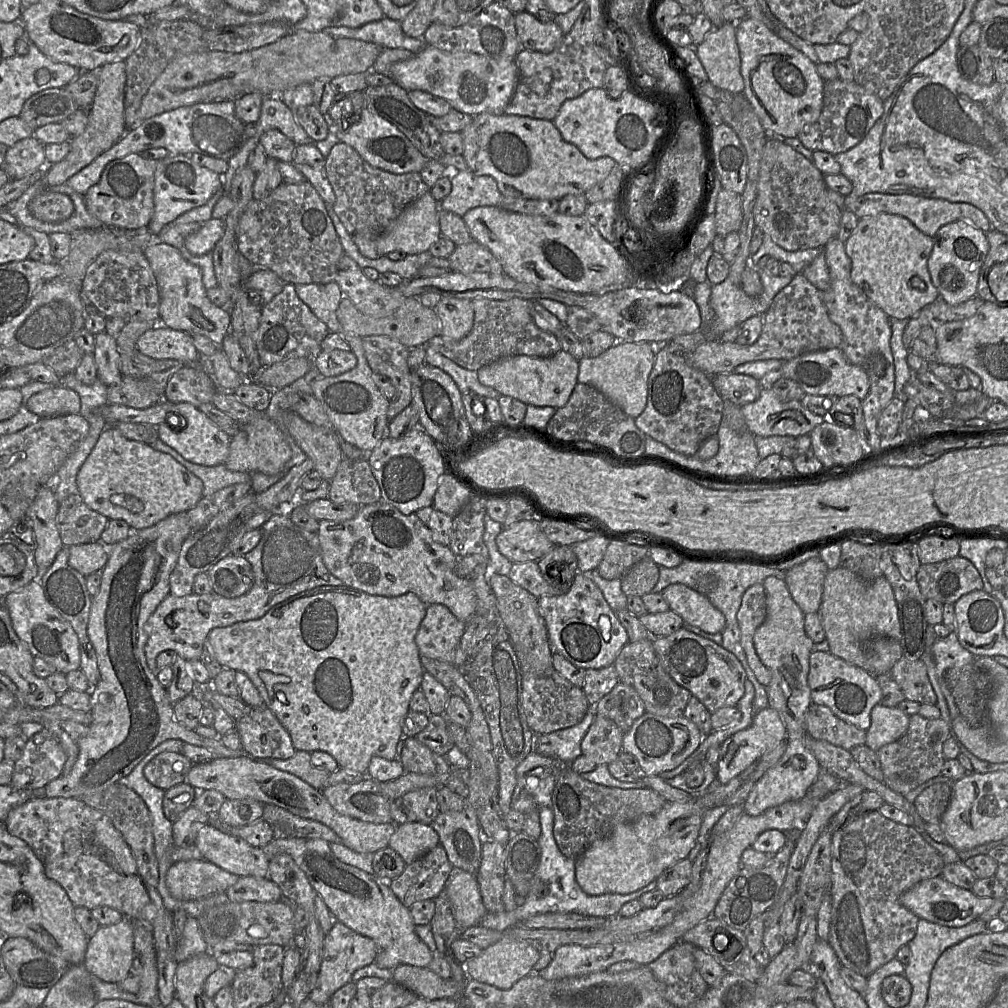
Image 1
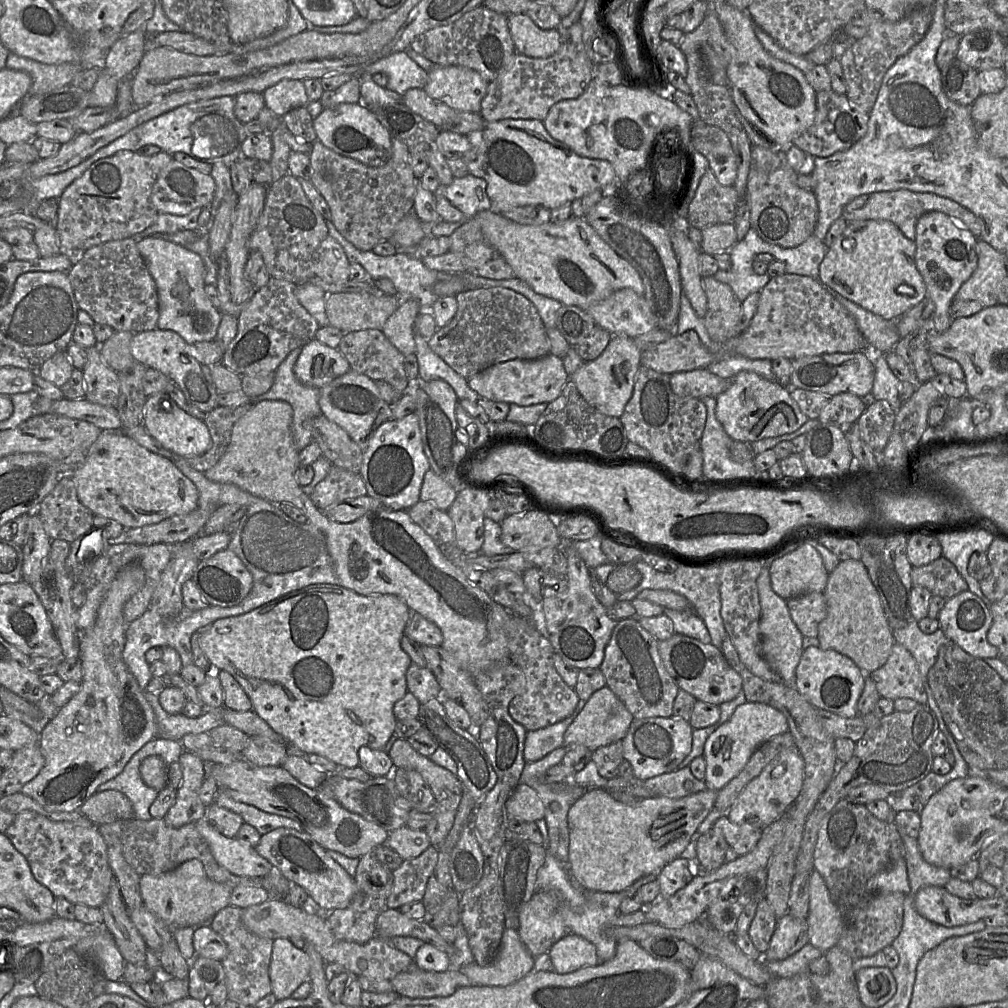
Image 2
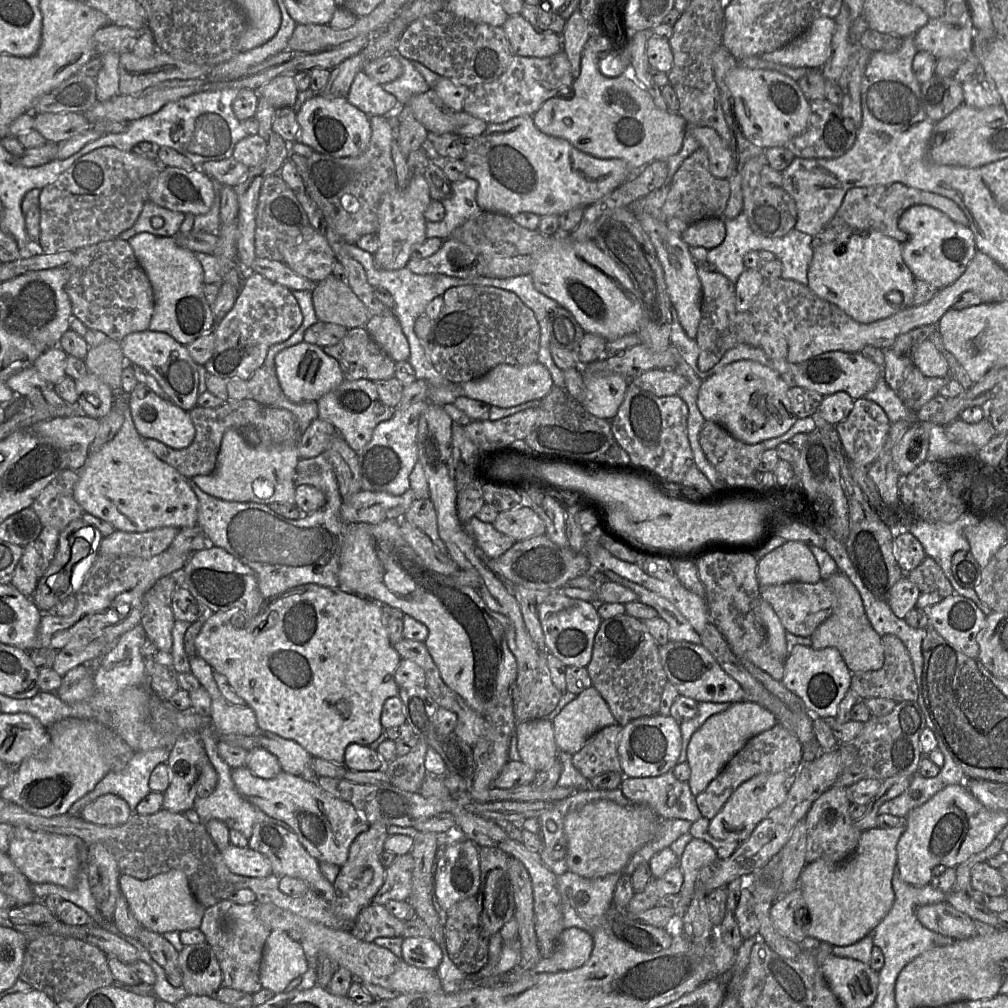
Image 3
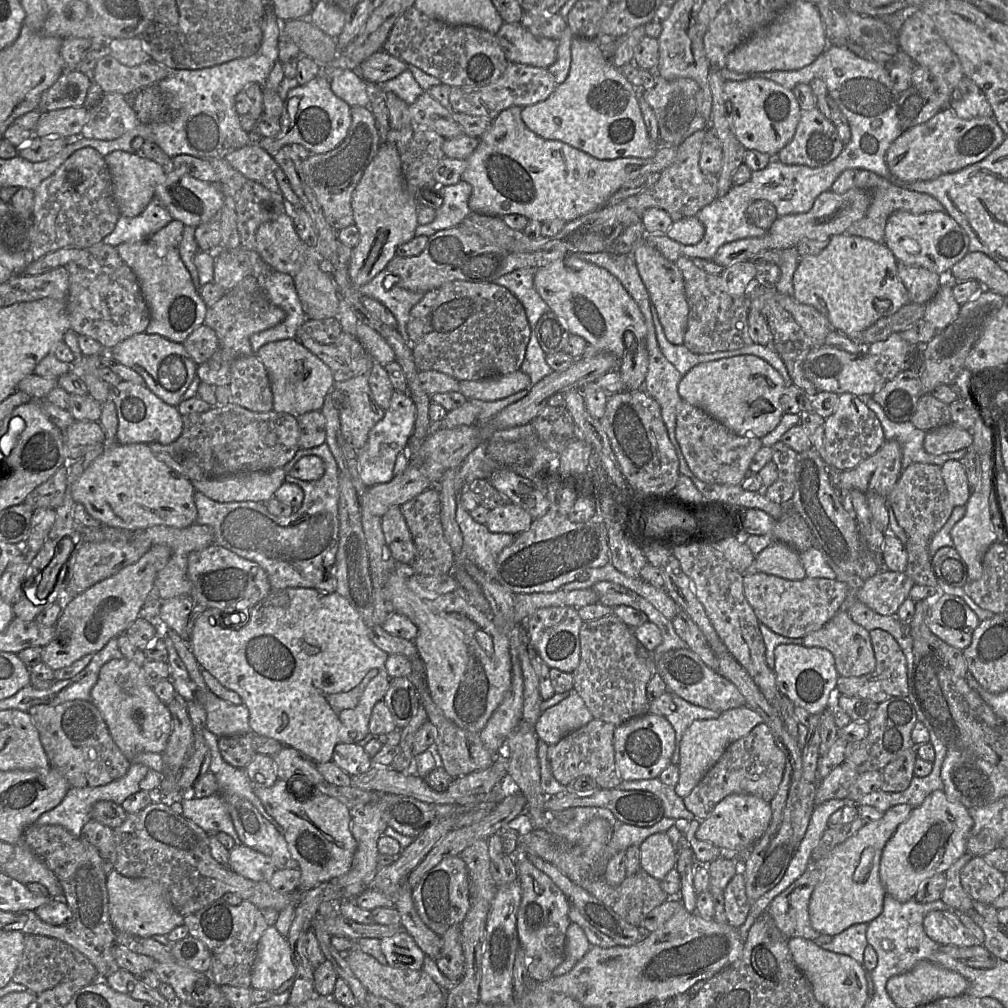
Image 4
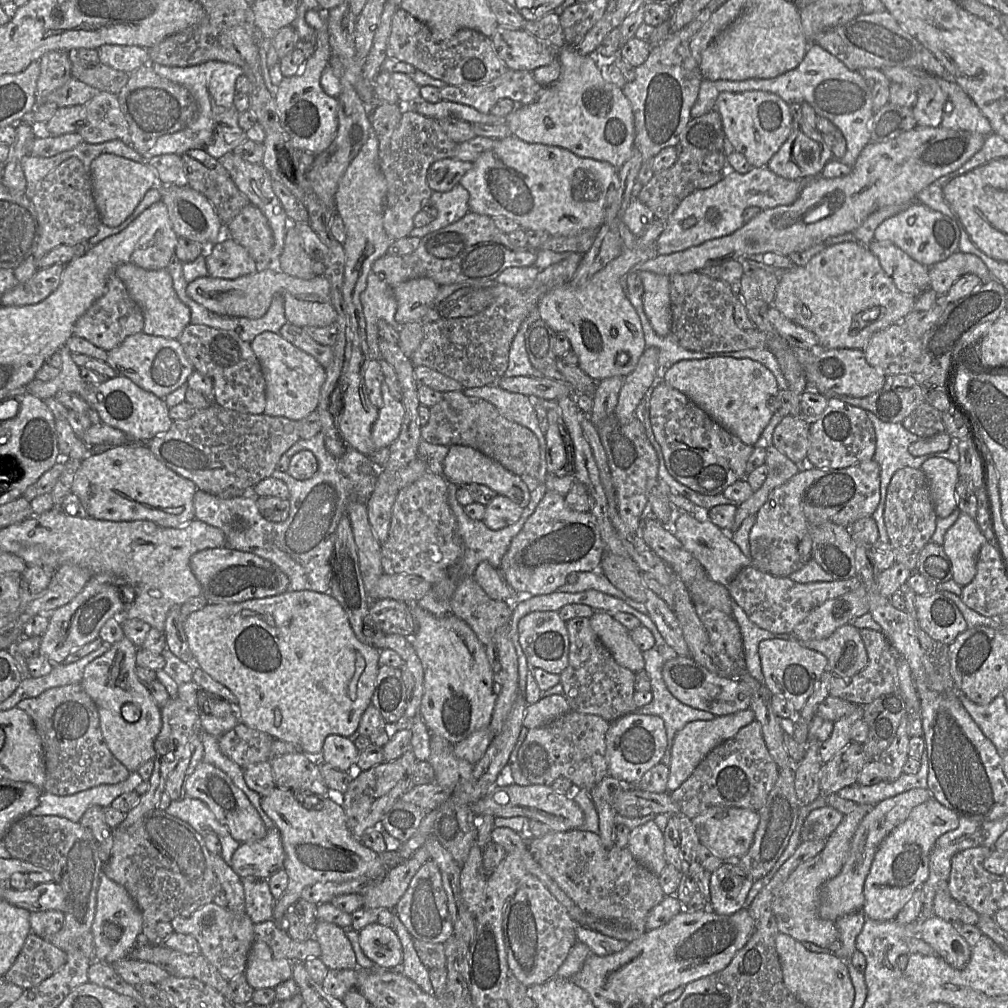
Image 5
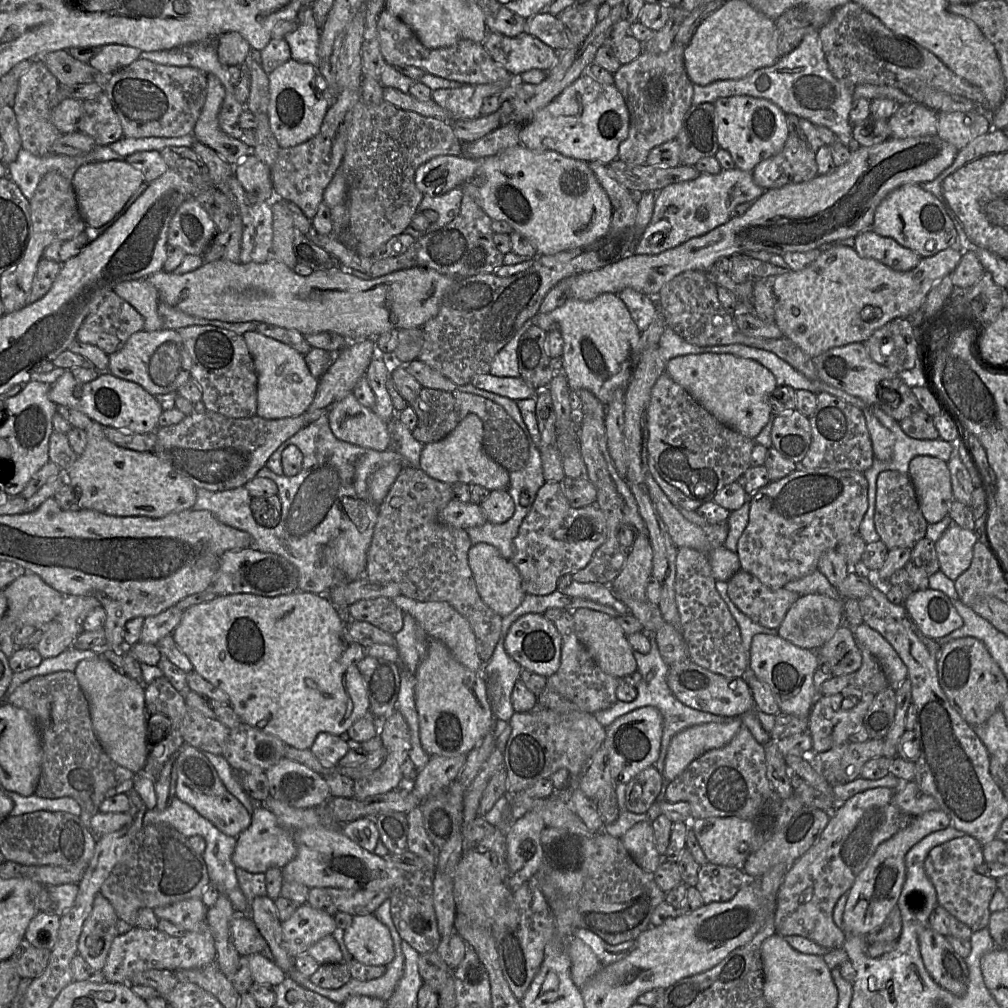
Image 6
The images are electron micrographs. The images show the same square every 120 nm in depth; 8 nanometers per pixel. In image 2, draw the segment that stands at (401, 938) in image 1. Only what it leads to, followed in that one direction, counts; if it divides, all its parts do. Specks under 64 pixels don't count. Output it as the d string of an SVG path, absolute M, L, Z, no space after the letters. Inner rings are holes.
M290 828L274 829L261 836L255 850L288 880L300 885L325 913L348 907L356 895L353 876L304 831Z

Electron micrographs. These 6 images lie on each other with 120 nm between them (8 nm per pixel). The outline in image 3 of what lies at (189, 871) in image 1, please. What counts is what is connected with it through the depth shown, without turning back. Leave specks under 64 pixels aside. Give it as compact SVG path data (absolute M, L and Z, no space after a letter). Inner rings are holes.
M172 869L146 880L121 874L119 888L134 917L148 930L164 934L170 931L199 929L201 925L205 907L195 899L187 876L182 870Z

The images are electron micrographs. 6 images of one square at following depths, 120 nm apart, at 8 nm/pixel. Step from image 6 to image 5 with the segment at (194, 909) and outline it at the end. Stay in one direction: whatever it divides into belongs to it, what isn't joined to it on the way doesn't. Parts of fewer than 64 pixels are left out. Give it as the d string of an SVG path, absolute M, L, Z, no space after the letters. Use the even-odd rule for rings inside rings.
M213 902L197 909L190 916L175 917L171 921L175 932L190 934L196 938L200 951L227 981L238 974L245 973L248 954L255 942L255 923L245 913L234 915L227 907Z

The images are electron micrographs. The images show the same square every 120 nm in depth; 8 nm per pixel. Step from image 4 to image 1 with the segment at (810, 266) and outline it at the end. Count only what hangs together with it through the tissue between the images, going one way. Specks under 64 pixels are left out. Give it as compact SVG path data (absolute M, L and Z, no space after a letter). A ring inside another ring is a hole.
M880 213L859 219L856 229L844 243L846 254L851 260L851 280L891 319L910 319L939 298L927 266L934 246L934 237L918 230L907 218Z

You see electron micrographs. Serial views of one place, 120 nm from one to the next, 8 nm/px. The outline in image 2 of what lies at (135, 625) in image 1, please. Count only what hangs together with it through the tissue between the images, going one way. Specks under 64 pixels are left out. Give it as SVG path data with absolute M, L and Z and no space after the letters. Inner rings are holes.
M131 563L125 566L118 572L113 580L110 589L107 591L97 613L96 620L93 626L87 631L81 634L80 641L80 660L82 663L83 678L81 681L81 688L79 692L73 696L69 702L61 707L55 716L48 722L46 727L40 734L39 747L45 758L45 765L38 773L38 775L31 781L26 783L20 793L29 796L35 800L38 804L43 806L48 811L60 811L60 812L72 812L77 811L83 805L83 803L89 799L92 795L97 793L97 789L101 784L115 778L119 775L132 758L132 756L139 751L145 744L157 737L157 722L155 713L152 706L148 702L145 696L145 689L141 688L135 676L131 673L128 666L123 660L123 650L126 642L126 628L127 623L124 620L123 609L125 604L135 595L145 583L145 571L138 563Z

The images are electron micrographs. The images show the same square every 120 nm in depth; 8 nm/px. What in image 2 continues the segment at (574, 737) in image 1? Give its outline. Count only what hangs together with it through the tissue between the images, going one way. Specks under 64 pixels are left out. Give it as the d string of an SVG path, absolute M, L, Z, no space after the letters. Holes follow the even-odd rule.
M579 699L575 711L569 717L542 729L527 731L524 745L525 761L538 761L553 750L564 747L565 731L582 710L584 705L585 702Z

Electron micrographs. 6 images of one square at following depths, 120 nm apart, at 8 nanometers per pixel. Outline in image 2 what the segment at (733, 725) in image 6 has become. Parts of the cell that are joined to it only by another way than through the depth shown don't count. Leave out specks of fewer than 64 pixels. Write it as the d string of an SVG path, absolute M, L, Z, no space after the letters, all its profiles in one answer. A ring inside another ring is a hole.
M746 702L739 705L731 717L720 725L705 742L703 757L706 761L706 775L704 782L707 789L718 791L723 788L742 771L760 745L787 731L787 720L778 709L758 702Z

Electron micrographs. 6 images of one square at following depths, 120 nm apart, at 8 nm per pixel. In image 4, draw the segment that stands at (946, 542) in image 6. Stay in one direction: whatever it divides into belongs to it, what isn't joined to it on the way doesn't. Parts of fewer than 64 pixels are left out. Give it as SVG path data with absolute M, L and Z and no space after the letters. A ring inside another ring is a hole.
M980 455L982 463L982 471L980 482L975 488L966 503L966 512L964 517L958 521L951 529L951 538L953 547L965 561L968 570L969 581L980 579L983 572L983 557L988 548L997 542L997 534L992 523L990 511L991 494L995 498L995 475L992 461L989 460L989 455Z

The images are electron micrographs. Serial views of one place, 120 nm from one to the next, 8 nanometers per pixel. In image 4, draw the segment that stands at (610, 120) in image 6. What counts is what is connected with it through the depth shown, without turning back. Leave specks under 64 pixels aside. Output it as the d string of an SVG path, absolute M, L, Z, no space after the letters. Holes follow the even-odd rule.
M573 38L567 79L547 99L522 108L521 118L536 135L564 142L600 160L646 159L658 150L647 132L635 87L603 57L595 39Z

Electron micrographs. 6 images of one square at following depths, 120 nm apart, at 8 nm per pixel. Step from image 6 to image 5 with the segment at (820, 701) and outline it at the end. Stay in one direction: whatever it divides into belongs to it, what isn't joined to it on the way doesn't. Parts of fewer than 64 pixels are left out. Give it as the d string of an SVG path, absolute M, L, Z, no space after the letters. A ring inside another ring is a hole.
M858 706L851 715L834 722L831 735L819 748L822 763L828 762L834 755L852 742L852 727L858 720L863 718L864 706Z

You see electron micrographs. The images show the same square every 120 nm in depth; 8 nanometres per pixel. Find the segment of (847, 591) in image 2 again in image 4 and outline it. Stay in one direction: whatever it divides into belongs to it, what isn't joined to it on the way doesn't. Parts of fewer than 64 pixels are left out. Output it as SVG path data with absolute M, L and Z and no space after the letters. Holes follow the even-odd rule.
M841 610L821 629L809 633L802 640L802 646L819 647L829 650L835 659L838 674L843 677L856 677L875 670L876 658L869 632L855 623L847 610Z

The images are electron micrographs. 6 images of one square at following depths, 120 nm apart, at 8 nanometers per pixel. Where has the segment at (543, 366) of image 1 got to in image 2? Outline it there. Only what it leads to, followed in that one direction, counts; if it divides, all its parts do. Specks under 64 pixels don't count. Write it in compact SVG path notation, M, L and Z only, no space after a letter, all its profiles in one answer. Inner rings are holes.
M549 354L538 359L513 359L494 364L471 376L468 384L483 398L530 406L556 400L568 381L563 358Z

